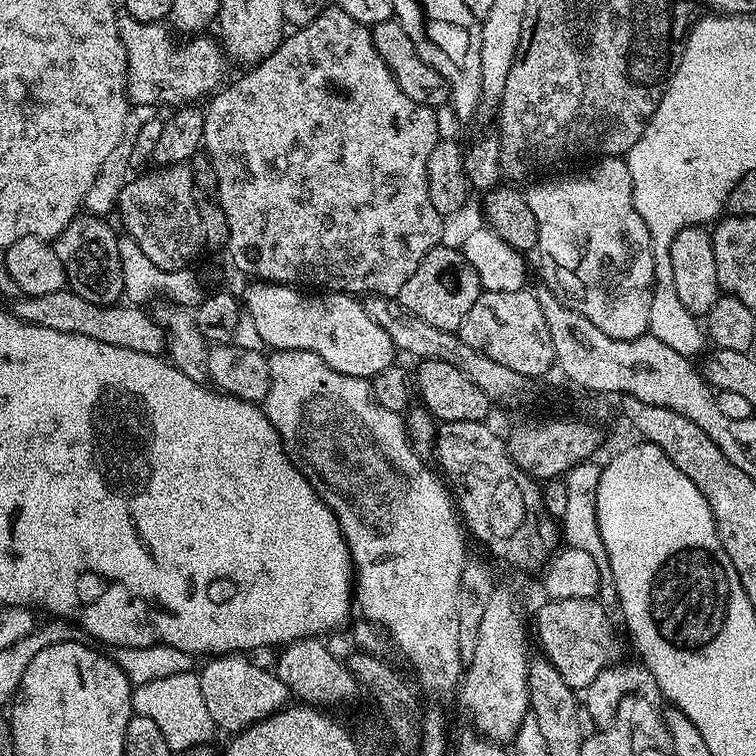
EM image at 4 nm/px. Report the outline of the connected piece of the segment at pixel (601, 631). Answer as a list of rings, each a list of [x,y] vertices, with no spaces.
[[[568,598],[548,600],[536,612],[535,643],[540,643],[539,651],[573,690],[588,688],[612,660],[612,620],[607,610],[596,598]]]

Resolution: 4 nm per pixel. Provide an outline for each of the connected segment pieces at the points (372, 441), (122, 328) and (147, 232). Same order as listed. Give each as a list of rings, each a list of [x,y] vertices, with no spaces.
[[[310,350],[273,351],[268,356],[268,365],[270,366],[270,390],[262,401],[264,413],[270,418],[274,430],[278,430],[284,442],[284,450],[294,462],[294,466],[298,466],[298,470],[303,472],[312,489],[318,494],[318,498],[332,508],[332,515],[340,523],[344,541],[348,544],[348,552],[352,555],[354,604],[358,612],[360,608],[359,615],[368,623],[375,624],[377,628],[383,630],[387,639],[389,636],[396,643],[397,650],[412,663],[412,668],[426,691],[448,692],[452,687],[453,691],[461,683],[462,673],[466,668],[465,661],[460,658],[458,646],[458,582],[462,582],[462,566],[466,559],[466,553],[464,553],[466,532],[445,481],[435,471],[432,473],[424,465],[427,464],[425,457],[412,449],[412,442],[408,439],[405,417],[394,410],[386,410],[386,406],[379,404],[374,398],[372,386],[368,380],[338,374],[338,370],[326,366],[326,362],[322,362],[322,358],[318,358],[318,354]]]
[[[67,287],[58,290],[54,294],[38,294],[37,296],[24,296],[17,299],[16,305],[11,305],[12,315],[24,320],[28,324],[46,326],[46,330],[62,330],[62,334],[82,334],[86,338],[94,338],[98,342],[106,342],[110,346],[122,346],[126,350],[138,350],[142,354],[160,356],[166,348],[166,333],[156,320],[155,315],[144,313],[145,309],[140,306],[105,306],[86,302],[86,298],[78,298]]]
[[[187,163],[173,164],[167,170],[136,174],[122,190],[118,205],[118,217],[125,224],[127,235],[158,266],[158,270],[176,272],[187,268],[204,248],[202,218],[198,218],[198,206],[194,206],[194,178]]]

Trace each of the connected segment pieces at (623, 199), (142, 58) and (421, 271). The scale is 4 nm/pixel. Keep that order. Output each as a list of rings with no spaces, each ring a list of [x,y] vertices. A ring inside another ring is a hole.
[[[606,156],[589,163],[585,172],[576,172],[573,176],[560,176],[557,180],[540,180],[537,184],[532,184],[526,188],[524,197],[526,202],[530,202],[530,211],[534,218],[538,218],[538,255],[540,255],[540,276],[543,287],[550,289],[570,310],[578,310],[582,318],[590,318],[602,334],[610,334],[610,338],[615,340],[633,340],[648,332],[650,322],[650,302],[652,301],[652,286],[654,284],[654,254],[652,253],[652,239],[650,230],[646,230],[646,222],[642,222],[642,214],[632,201],[632,179],[628,169],[627,159],[618,156]]]
[[[127,14],[121,15],[118,22],[119,34],[126,46],[127,92],[131,105],[159,105],[164,102],[170,105],[170,108],[190,106],[200,102],[196,100],[207,99],[225,83],[224,71],[227,70],[229,61],[226,59],[223,47],[213,37],[210,39],[208,35],[200,34],[185,39],[188,41],[182,46],[173,40],[171,29],[163,23],[138,22],[137,19]]]
[[[444,247],[432,248],[430,254],[418,262],[418,270],[414,270],[414,274],[410,274],[406,281],[406,286],[402,286],[398,301],[406,311],[424,319],[431,326],[456,332],[466,314],[470,314],[470,306],[478,302],[482,289],[478,274],[474,274],[474,266],[466,262],[463,251],[459,247]]]

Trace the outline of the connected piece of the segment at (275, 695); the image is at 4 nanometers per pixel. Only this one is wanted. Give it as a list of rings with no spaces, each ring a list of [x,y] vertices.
[[[242,654],[215,656],[205,659],[204,669],[199,669],[198,672],[202,686],[202,699],[206,701],[206,710],[210,710],[210,718],[216,724],[217,729],[228,730],[230,734],[244,731],[250,725],[279,712],[289,703],[292,696],[286,684],[271,669],[266,670],[249,660],[251,660],[249,657]]]

